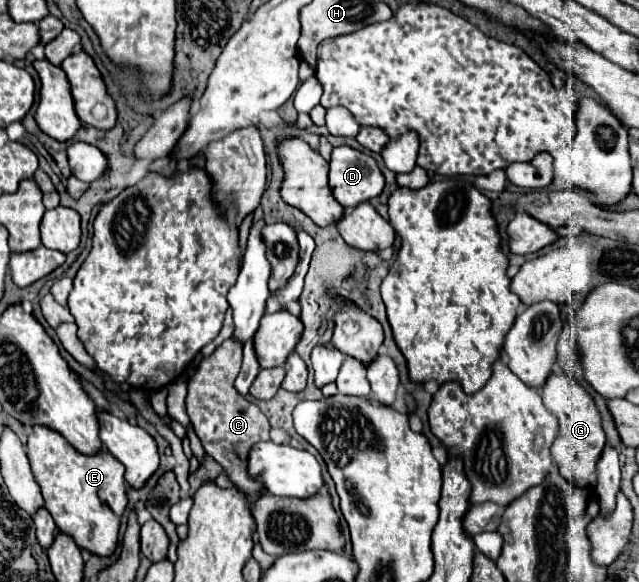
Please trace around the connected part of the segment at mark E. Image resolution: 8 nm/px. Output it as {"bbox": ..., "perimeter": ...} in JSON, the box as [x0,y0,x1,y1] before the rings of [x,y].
{"bbox":[27,426,127,556],"perimeter":[[[33,426],[27,438],[27,456],[57,530],[67,532],[79,548],[109,556],[117,546],[119,518],[127,506],[123,464],[105,450],[85,456],[47,426]]]}

